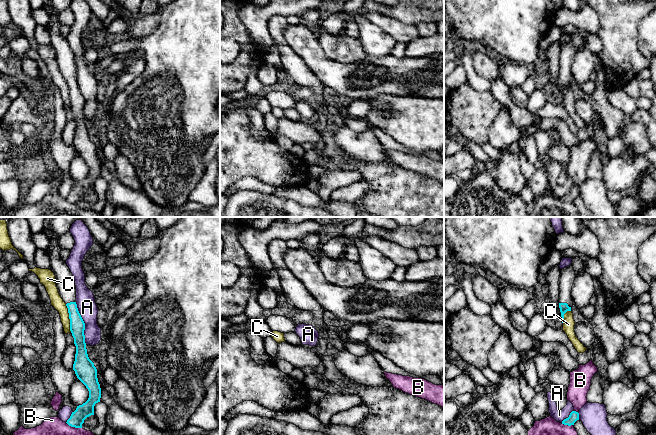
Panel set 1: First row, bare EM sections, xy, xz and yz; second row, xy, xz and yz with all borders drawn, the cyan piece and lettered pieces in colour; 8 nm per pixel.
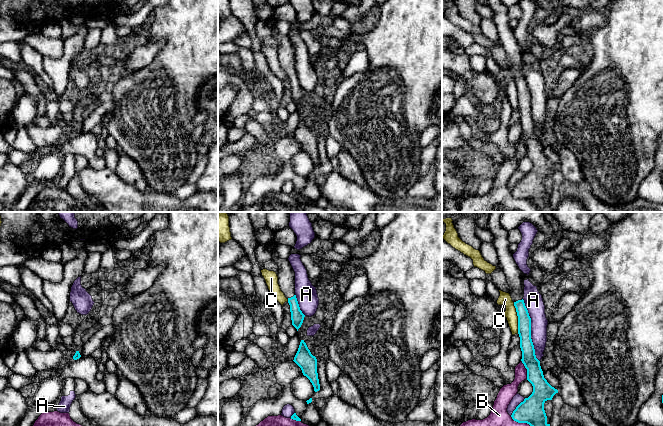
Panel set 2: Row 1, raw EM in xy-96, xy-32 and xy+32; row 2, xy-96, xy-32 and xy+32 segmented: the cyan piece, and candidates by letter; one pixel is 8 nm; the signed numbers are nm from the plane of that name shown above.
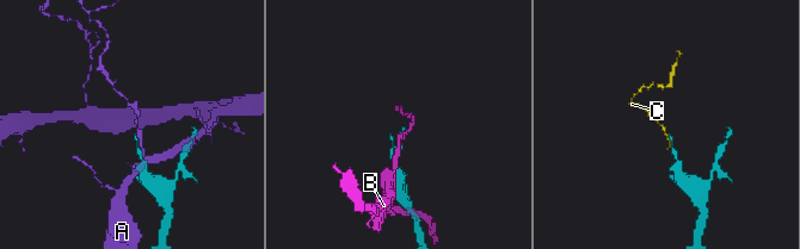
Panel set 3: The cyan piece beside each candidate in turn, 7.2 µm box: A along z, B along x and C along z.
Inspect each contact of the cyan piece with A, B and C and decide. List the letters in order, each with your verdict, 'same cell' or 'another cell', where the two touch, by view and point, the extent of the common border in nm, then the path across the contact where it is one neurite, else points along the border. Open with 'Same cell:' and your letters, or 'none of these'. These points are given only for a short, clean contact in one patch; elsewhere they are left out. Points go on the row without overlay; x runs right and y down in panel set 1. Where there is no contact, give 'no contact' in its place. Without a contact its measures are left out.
Same cell: none of these
A: another cell | xy (84, 99) | 360 nm
B: another cell | yz (567, 200) | 100 nm
C: another cell | xy (69, 94) | 220 nm | along xy (65, 80), (68, 86), (69, 105), (71, 107)

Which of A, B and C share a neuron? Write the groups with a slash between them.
A / B / C

